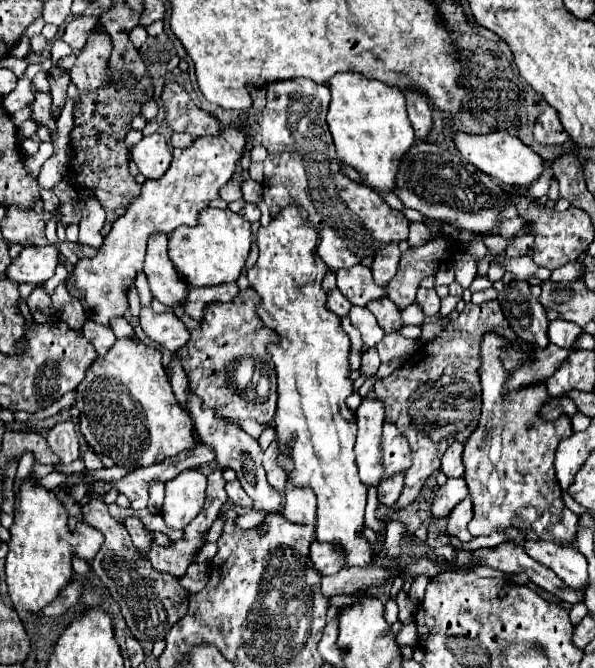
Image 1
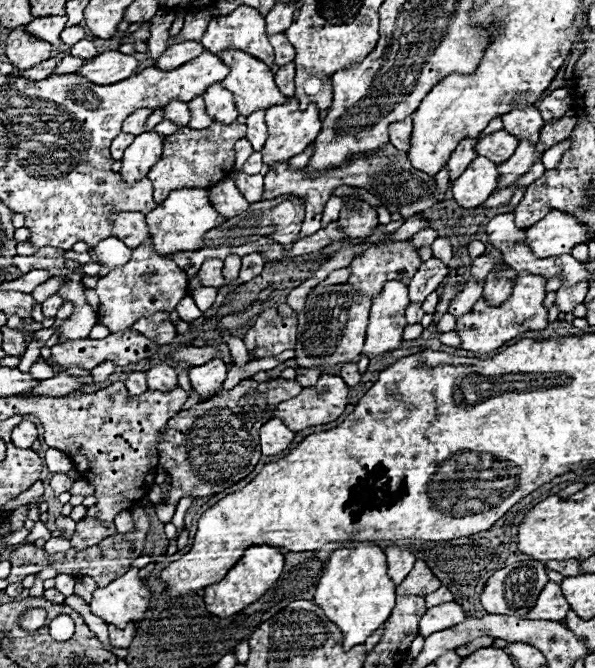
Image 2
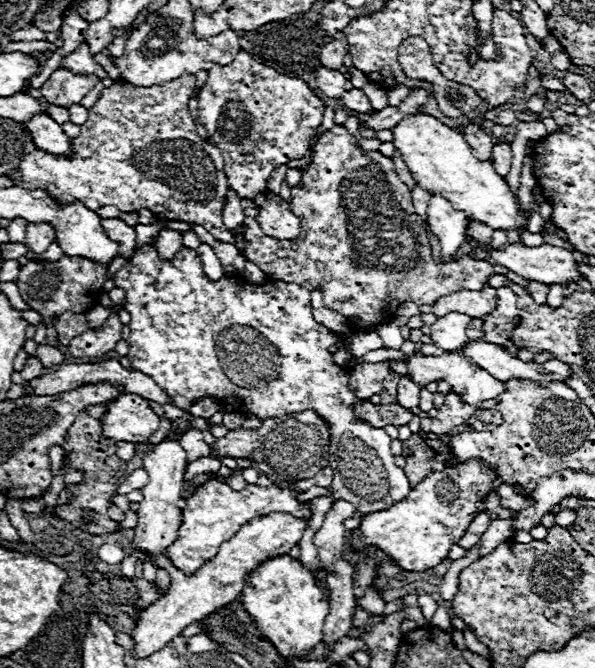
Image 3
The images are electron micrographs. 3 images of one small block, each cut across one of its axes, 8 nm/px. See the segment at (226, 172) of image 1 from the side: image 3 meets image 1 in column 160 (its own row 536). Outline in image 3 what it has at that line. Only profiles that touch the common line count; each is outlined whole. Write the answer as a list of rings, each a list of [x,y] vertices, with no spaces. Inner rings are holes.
[[[208,482],[190,498],[184,500],[182,506],[182,526],[178,528],[178,538],[170,544],[170,550],[166,550],[172,564],[182,570],[184,574],[194,574],[204,562],[212,560],[218,554],[218,548],[222,542],[230,540],[240,526],[244,526],[248,520],[272,512],[286,512],[296,518],[308,518],[310,510],[304,502],[296,500],[294,490],[290,488],[278,488],[278,486],[256,486],[248,484],[244,490],[232,490],[228,484],[222,482]]]

